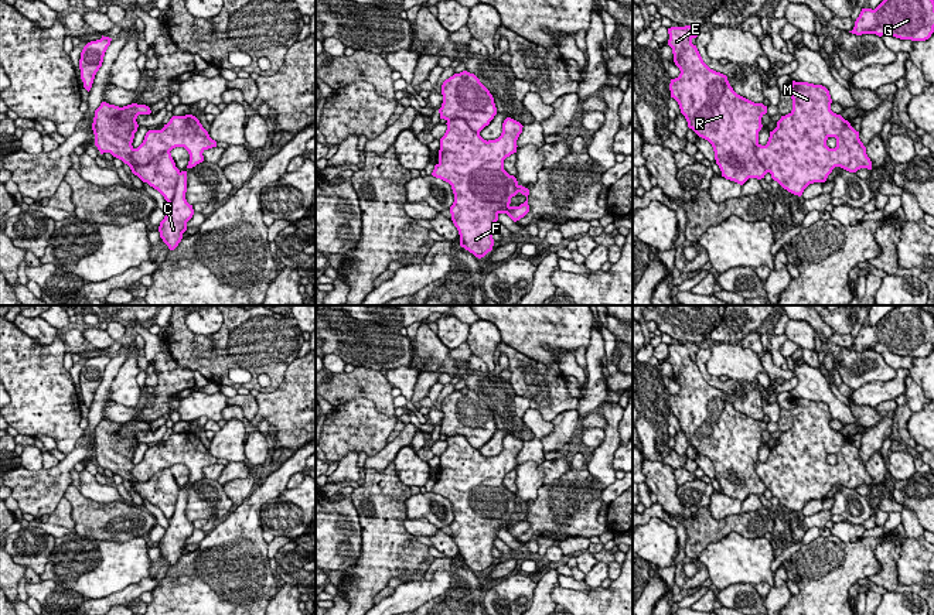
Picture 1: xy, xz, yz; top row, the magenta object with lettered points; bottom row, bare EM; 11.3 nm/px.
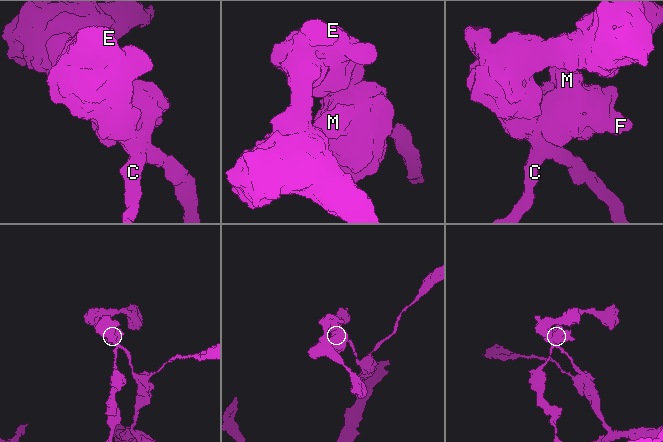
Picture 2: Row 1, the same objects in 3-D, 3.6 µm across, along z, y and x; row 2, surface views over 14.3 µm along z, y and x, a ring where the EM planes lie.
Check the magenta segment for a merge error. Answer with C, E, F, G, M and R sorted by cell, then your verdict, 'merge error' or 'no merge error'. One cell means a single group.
groups C F M / E G R; merge error

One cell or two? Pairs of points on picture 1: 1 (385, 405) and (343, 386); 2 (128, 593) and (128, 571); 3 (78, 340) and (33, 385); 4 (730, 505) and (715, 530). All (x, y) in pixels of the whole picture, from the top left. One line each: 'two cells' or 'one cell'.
1: one cell
2: two cells
3: two cells
4: two cells

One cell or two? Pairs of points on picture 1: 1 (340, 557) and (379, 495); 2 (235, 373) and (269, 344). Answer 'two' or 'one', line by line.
1: two
2: two

